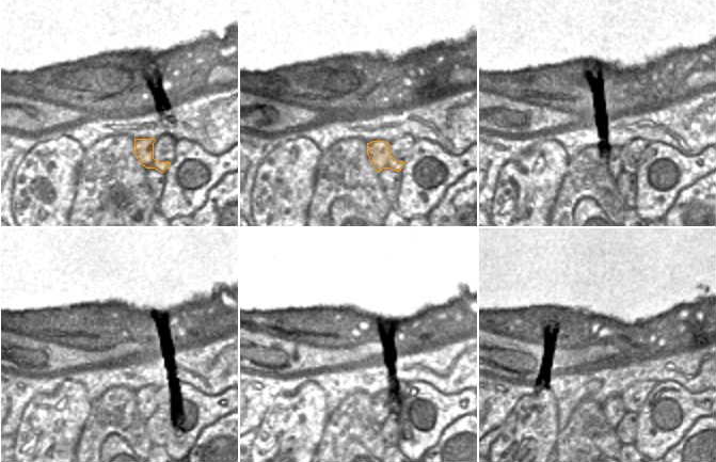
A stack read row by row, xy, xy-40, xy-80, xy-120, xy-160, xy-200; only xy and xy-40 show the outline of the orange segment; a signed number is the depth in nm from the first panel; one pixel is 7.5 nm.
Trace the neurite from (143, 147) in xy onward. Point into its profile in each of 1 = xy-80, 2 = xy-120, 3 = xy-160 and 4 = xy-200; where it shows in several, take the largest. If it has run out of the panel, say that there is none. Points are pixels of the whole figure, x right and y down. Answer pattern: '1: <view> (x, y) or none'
1: xy-80 (619, 159)
2: xy-120 (144, 397)
3: xy-160 (380, 409)
4: xy-200 (614, 409)

